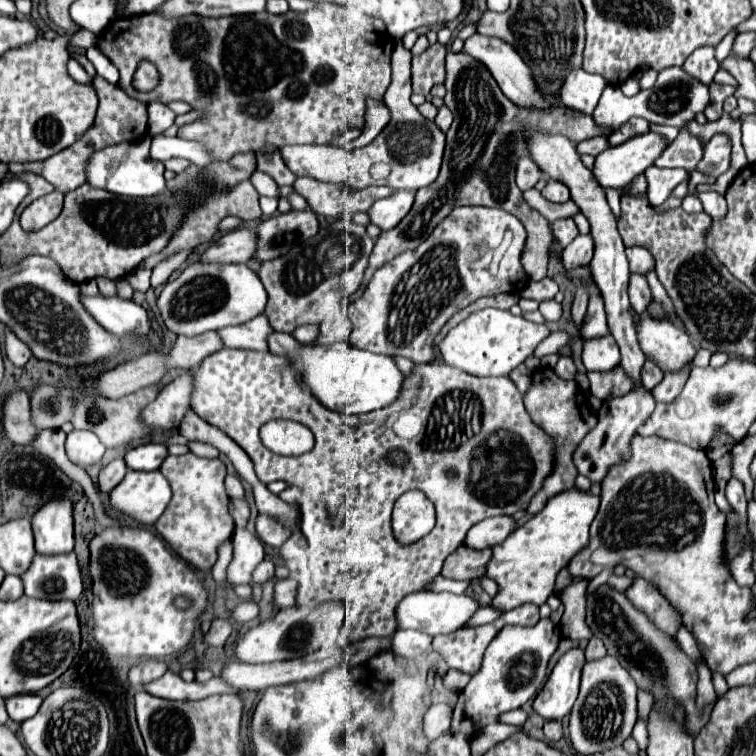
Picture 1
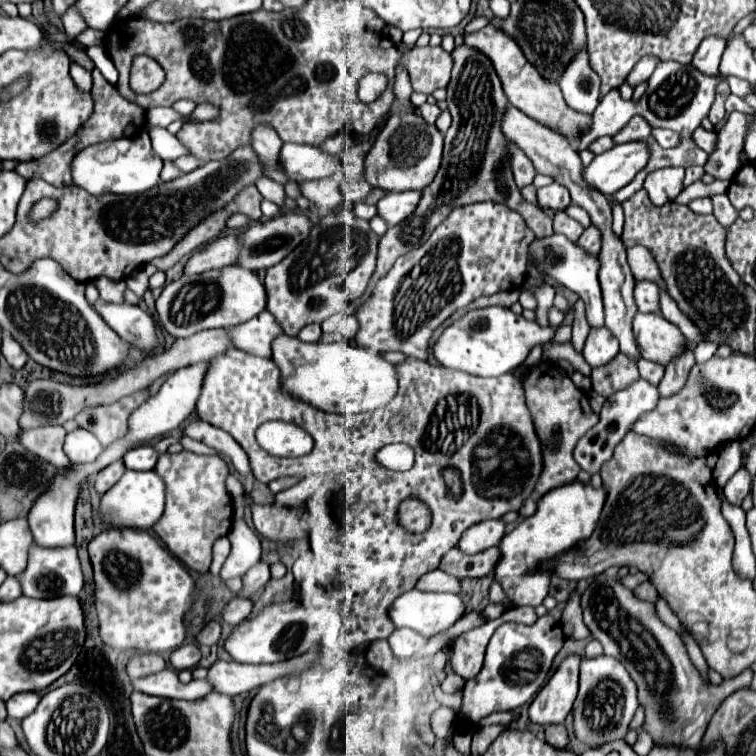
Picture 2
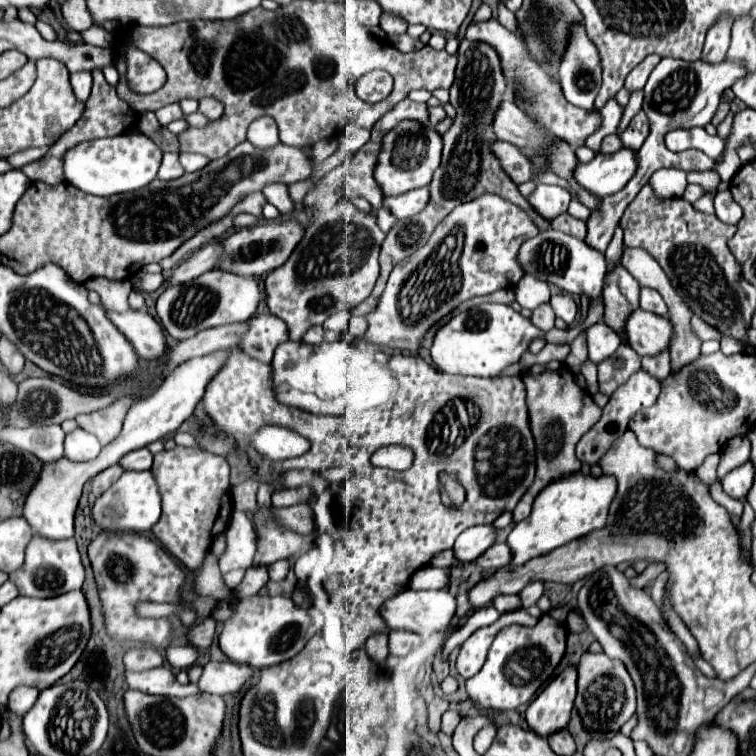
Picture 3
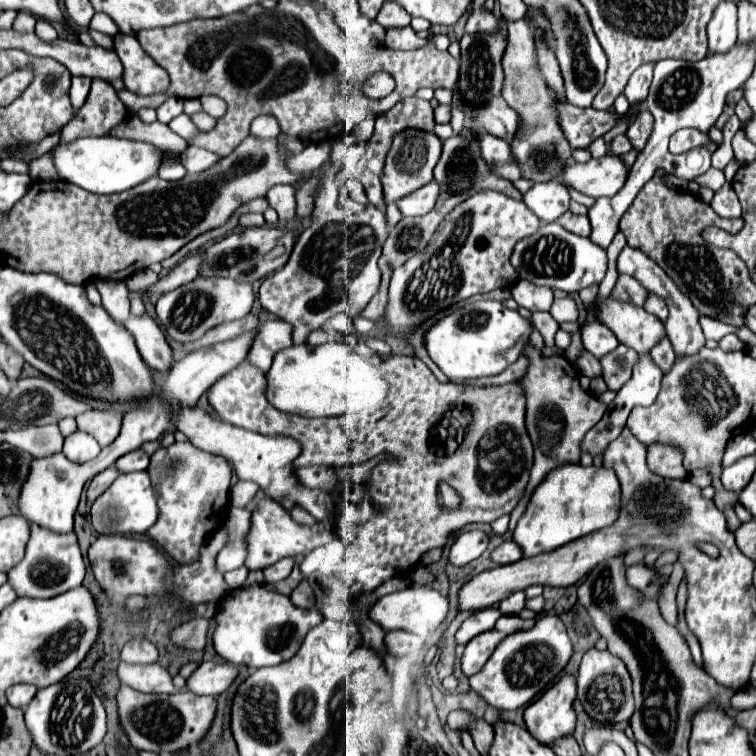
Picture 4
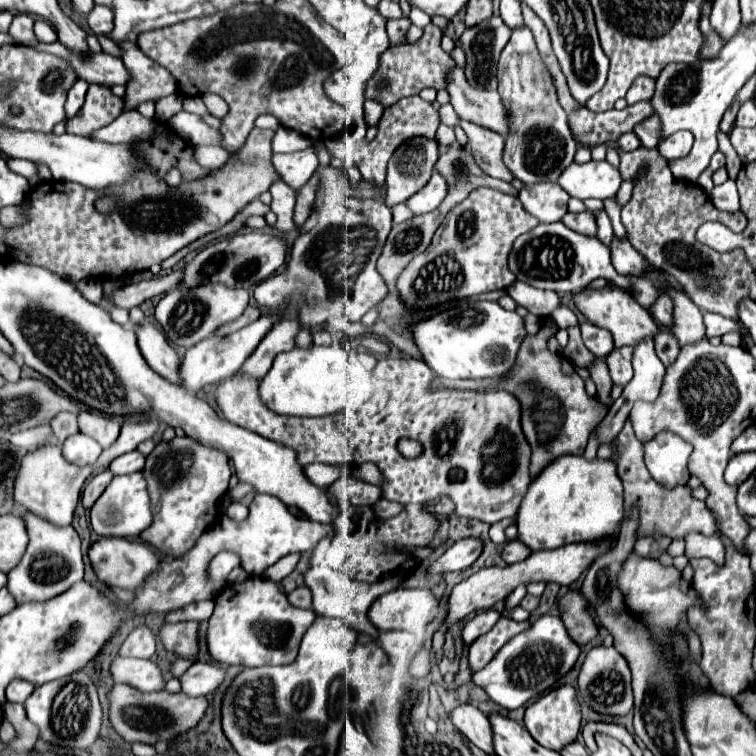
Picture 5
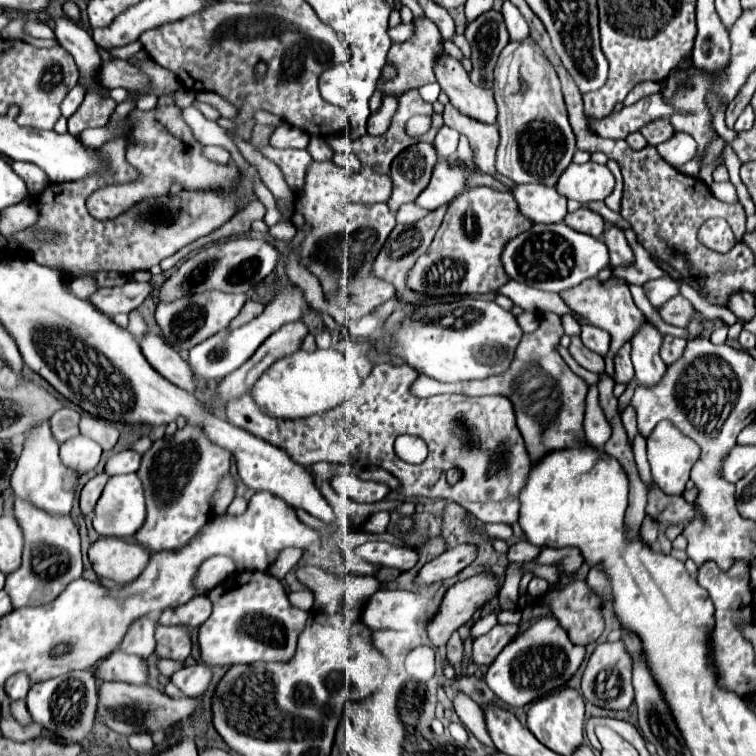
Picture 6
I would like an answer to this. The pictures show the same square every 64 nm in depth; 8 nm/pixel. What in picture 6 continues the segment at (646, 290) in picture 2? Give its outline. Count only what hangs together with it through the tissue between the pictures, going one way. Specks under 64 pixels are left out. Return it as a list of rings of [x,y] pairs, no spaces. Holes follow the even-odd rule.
[[[674,296],[670,298],[666,304],[662,304],[658,308],[660,318],[672,326],[686,326],[694,314],[694,306],[682,298],[682,296]]]

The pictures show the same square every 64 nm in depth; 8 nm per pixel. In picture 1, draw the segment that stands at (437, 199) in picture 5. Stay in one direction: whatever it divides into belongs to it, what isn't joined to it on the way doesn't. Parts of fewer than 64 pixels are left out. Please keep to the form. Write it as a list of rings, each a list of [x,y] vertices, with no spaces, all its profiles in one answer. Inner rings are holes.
[[[400,190],[400,192],[394,192],[388,198],[376,200],[372,204],[372,208],[368,210],[370,222],[376,224],[382,230],[392,230],[410,212],[412,202],[414,202],[414,192],[412,190],[410,192]]]

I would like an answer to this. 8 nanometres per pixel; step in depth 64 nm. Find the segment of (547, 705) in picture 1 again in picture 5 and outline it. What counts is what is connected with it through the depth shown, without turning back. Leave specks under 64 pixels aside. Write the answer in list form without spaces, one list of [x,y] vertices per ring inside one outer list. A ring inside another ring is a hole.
[[[564,684],[556,690],[550,690],[546,696],[538,698],[534,704],[526,708],[524,724],[532,738],[536,738],[542,746],[552,750],[562,750],[566,744],[574,742],[580,730],[580,704],[576,698],[576,690],[570,684]]]

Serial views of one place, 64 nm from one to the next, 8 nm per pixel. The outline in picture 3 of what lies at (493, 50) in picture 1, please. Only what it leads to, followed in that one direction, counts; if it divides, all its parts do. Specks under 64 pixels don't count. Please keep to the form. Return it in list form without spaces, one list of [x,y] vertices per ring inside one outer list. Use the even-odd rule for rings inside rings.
[[[488,20],[482,24],[470,24],[466,30],[466,38],[472,42],[484,42],[488,46],[492,46],[496,50],[496,54],[500,56],[500,64],[502,64],[502,72],[508,84],[508,90],[512,92],[514,102],[528,114],[532,116],[536,122],[540,122],[546,130],[550,130],[554,136],[562,138],[564,142],[572,144],[572,146],[582,146],[584,140],[600,126],[600,116],[596,110],[584,112],[582,108],[576,108],[572,104],[568,104],[568,100],[562,94],[560,84],[548,74],[544,72],[542,66],[538,66],[526,52],[522,40],[514,34],[508,32],[508,28],[504,28],[498,20]]]

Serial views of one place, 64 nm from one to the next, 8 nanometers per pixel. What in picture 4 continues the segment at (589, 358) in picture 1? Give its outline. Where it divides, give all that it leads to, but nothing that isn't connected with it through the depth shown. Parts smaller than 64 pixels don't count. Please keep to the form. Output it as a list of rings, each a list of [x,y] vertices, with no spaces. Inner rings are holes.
[[[594,322],[594,324],[588,324],[588,326],[582,328],[582,344],[598,360],[602,356],[610,354],[618,346],[616,336],[602,322]]]

